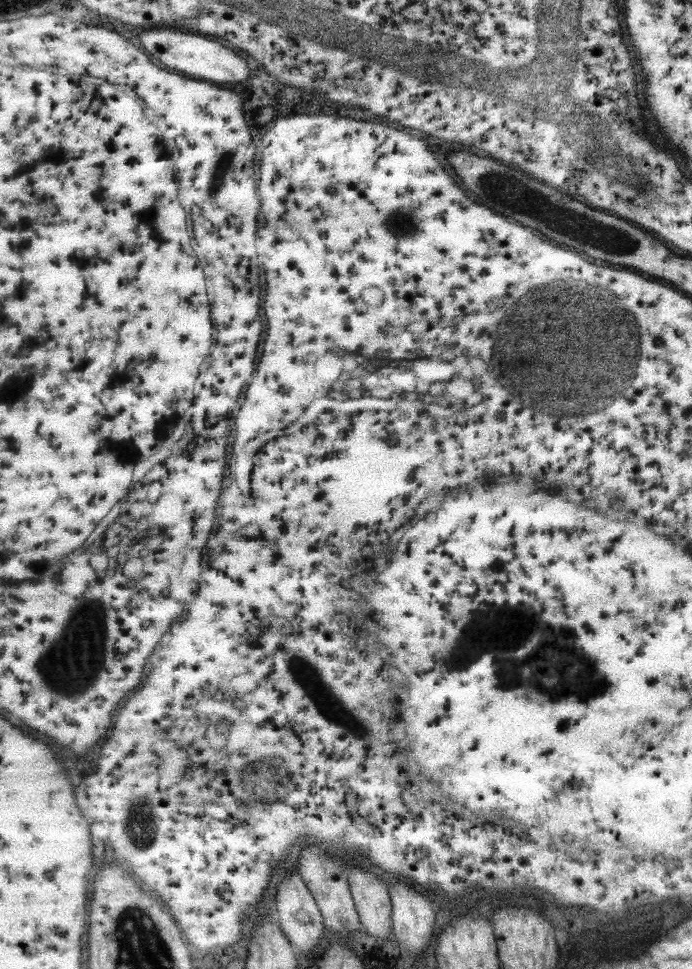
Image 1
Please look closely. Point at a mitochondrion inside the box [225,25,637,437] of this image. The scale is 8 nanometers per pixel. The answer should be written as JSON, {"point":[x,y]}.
{"point":[595,153]}

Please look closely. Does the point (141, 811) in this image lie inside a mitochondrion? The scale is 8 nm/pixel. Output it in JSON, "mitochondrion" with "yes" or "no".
{"mitochondrion":"yes"}

